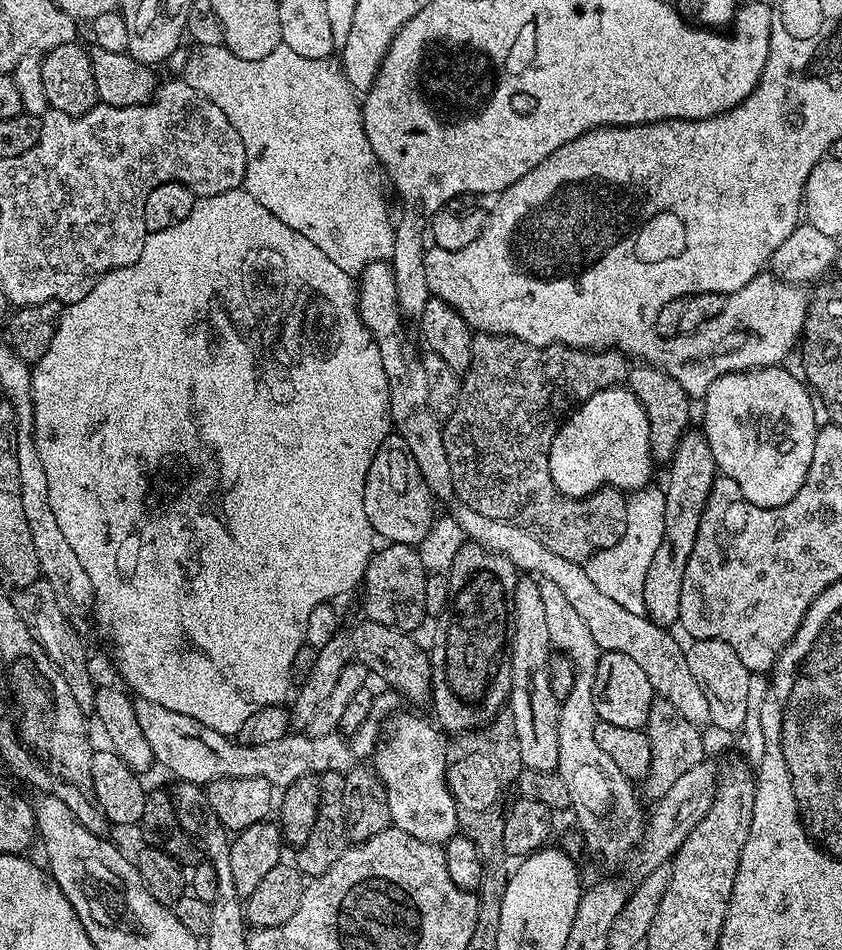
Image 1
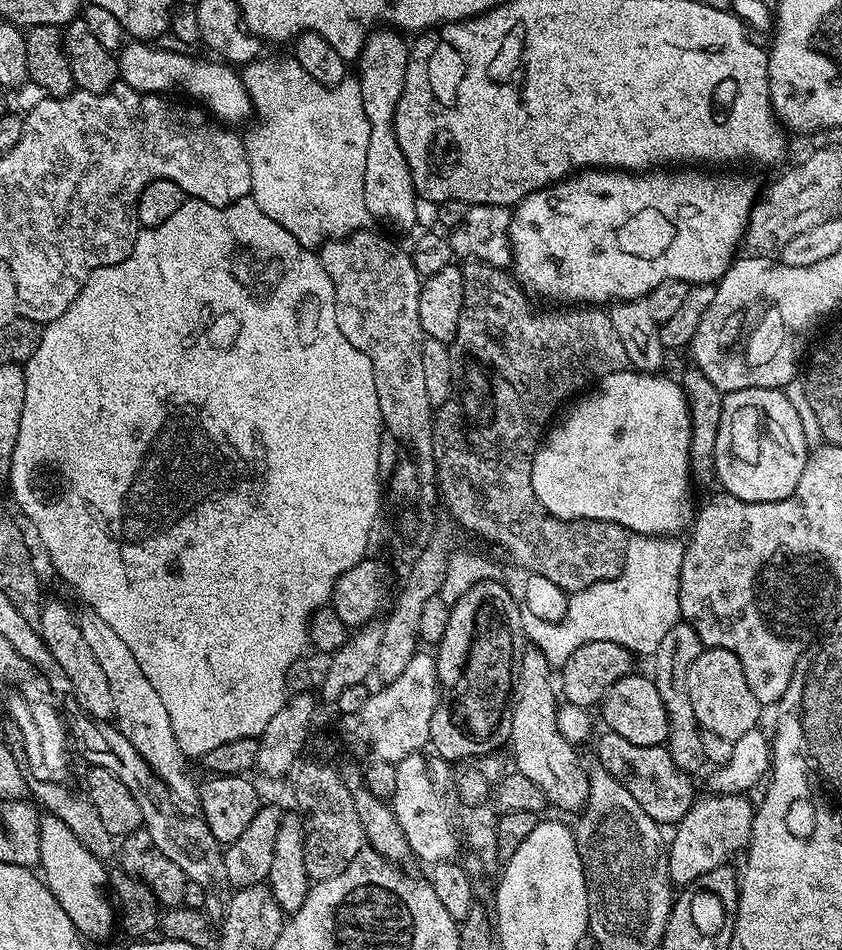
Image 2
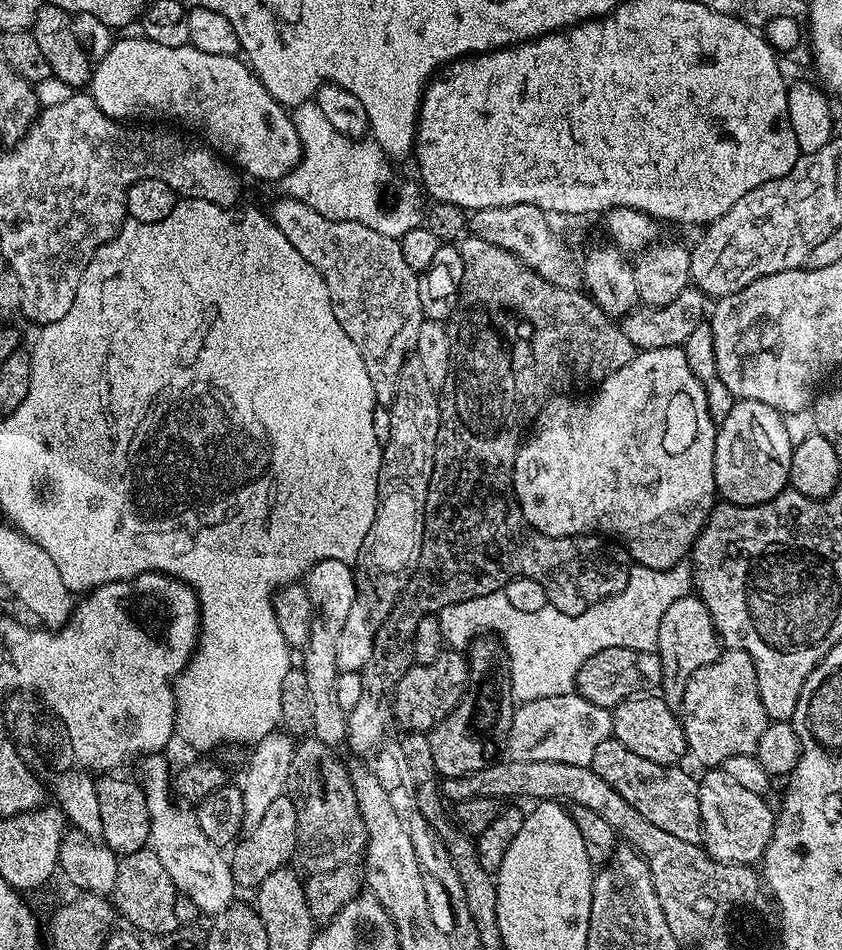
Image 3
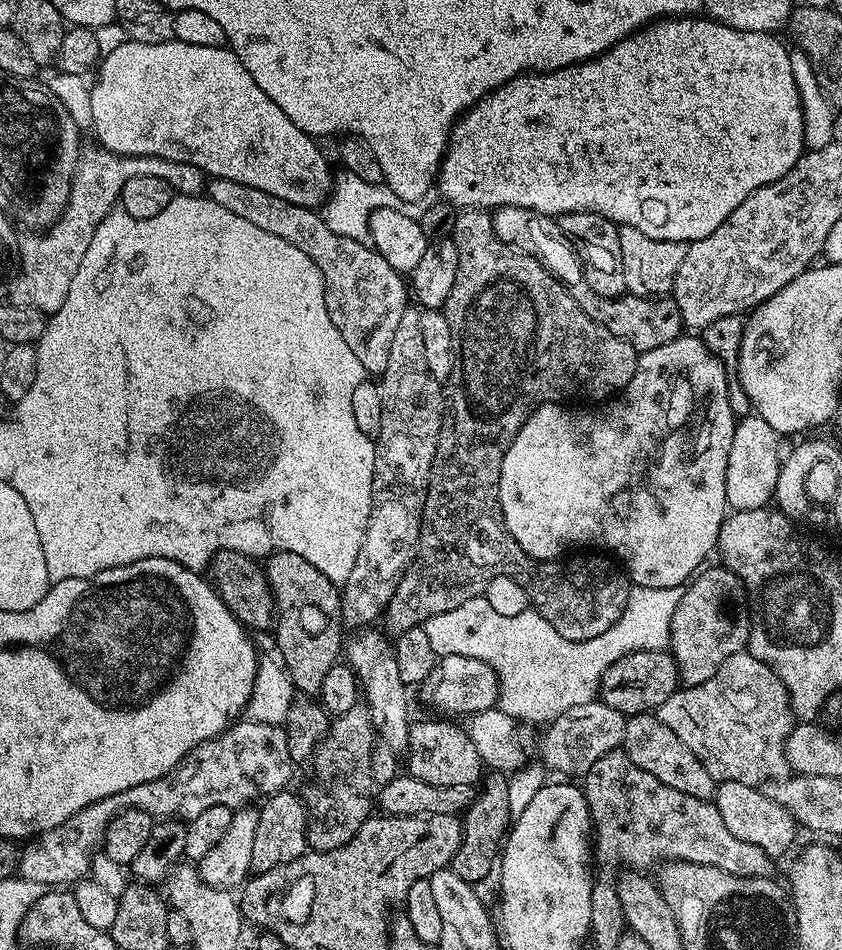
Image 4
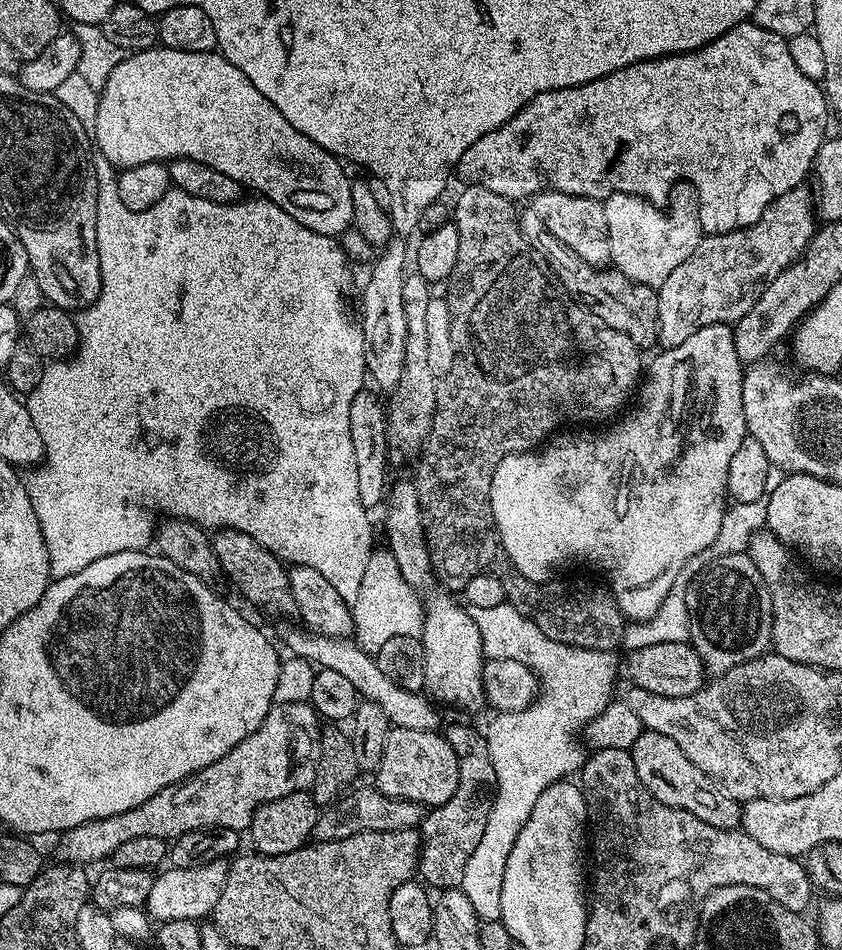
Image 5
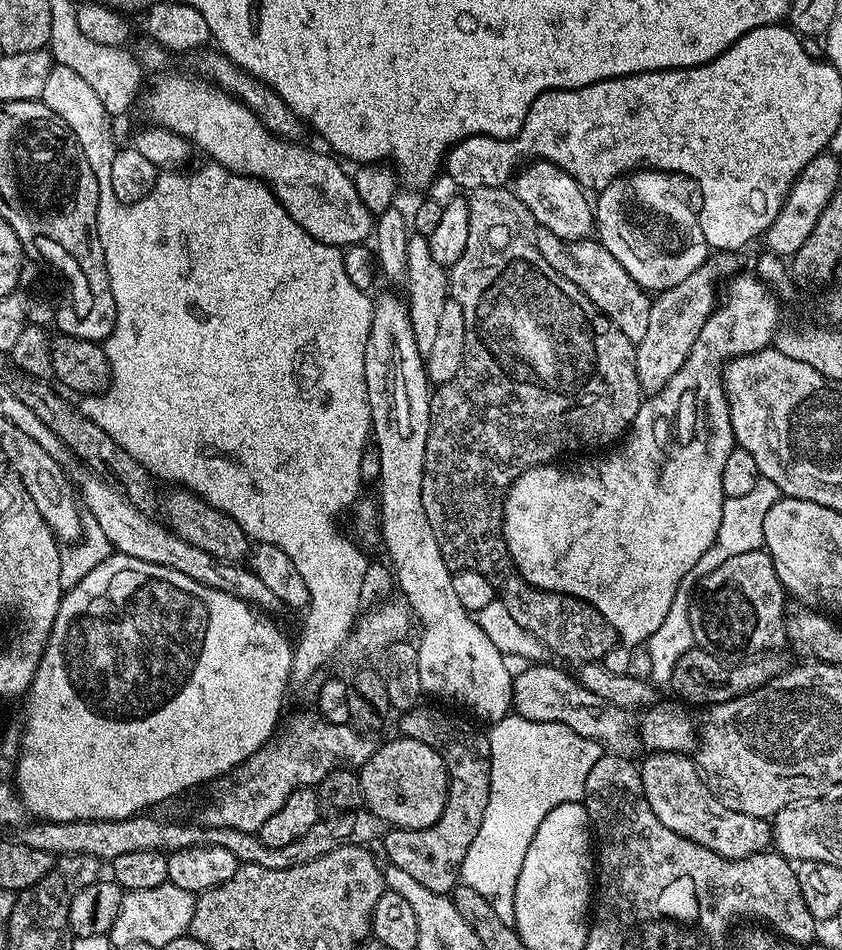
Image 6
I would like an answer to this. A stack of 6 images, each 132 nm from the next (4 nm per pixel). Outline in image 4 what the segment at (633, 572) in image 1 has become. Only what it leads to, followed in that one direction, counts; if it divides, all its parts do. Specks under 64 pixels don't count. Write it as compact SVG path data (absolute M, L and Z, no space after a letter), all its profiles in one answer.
M685 585L670 586L669 588L637 588L633 587L628 593L628 601L626 602L626 610L622 610L622 618L618 618L618 622L614 622L614 626L610 626L610 630L606 630L606 634L598 634L598 638L586 638L585 640L567 640L562 638L562 634L558 634L558 630L554 630L554 626L550 626L550 622L546 622L546 618L535 610L529 610L522 614L514 614L514 618L506 618L506 614L497 614L490 606L490 602L486 602L483 595L475 596L470 602L462 602L462 606L454 606L454 610L446 610L446 614L438 614L432 616L422 627L426 630L426 638L430 638L430 646L434 646L437 657L441 656L465 656L466 658L478 658L482 662L486 662L494 670L494 674L500 683L500 698L498 707L506 714L510 714L517 722L524 720L528 724L547 725L553 720L557 720L566 710L570 710L574 706L582 706L583 704L591 704L597 699L600 683L606 674L606 670L610 670L610 666L614 666L614 662L618 662L618 658L622 658L631 652L658 652L669 647L668 639L670 638L670 626L674 618L674 610L678 610L678 602L682 602L682 594Z

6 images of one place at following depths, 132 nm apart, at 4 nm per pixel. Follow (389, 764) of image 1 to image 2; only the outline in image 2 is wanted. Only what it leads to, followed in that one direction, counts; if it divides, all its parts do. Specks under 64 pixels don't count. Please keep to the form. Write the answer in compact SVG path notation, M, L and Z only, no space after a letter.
M420 754L407 756L396 763L396 773L394 774L394 794L390 797L392 812L398 818L398 826L402 826L402 834L406 834L406 842L410 846L412 856L415 859L425 860L428 866L442 862L443 860L451 860L457 854L456 840L458 844L458 834L454 829L454 822L448 818L448 812L444 809L444 804L440 801L438 785L432 776L426 771L425 757Z

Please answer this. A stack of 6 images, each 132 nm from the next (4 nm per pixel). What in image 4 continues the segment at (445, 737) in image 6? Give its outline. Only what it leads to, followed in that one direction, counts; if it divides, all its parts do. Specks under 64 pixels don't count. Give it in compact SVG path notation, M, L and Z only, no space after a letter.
M503 779L500 780L492 780L481 792L477 791L462 816L464 837L454 854L450 867L454 874L458 874L458 878L462 878L466 883L473 886L487 881L491 877L488 876L491 872L493 875L494 865L498 860L498 853L501 851L502 845L510 831L510 825L514 820L510 810L508 789L505 781Z

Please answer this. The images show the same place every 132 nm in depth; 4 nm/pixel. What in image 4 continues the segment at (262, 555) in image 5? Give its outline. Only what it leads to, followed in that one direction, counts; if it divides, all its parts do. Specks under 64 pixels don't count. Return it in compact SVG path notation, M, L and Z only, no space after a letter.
M274 552L267 557L263 565L268 584L272 588L272 597L276 599L276 644L280 647L279 659L287 668L292 679L293 689L300 694L319 693L330 666L334 666L342 656L342 639L340 640L340 628L345 627L344 609L342 607L342 592L339 587L332 585L332 580L327 571L314 566L304 556L293 552Z

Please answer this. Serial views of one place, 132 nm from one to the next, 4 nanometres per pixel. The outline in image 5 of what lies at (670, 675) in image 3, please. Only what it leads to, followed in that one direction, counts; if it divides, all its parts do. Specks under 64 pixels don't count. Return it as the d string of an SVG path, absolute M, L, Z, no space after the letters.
M747 551L730 553L709 563L702 572L688 589L688 640L698 658L702 658L705 673L718 677L726 670L769 651L772 644L772 599L762 574L758 574Z

